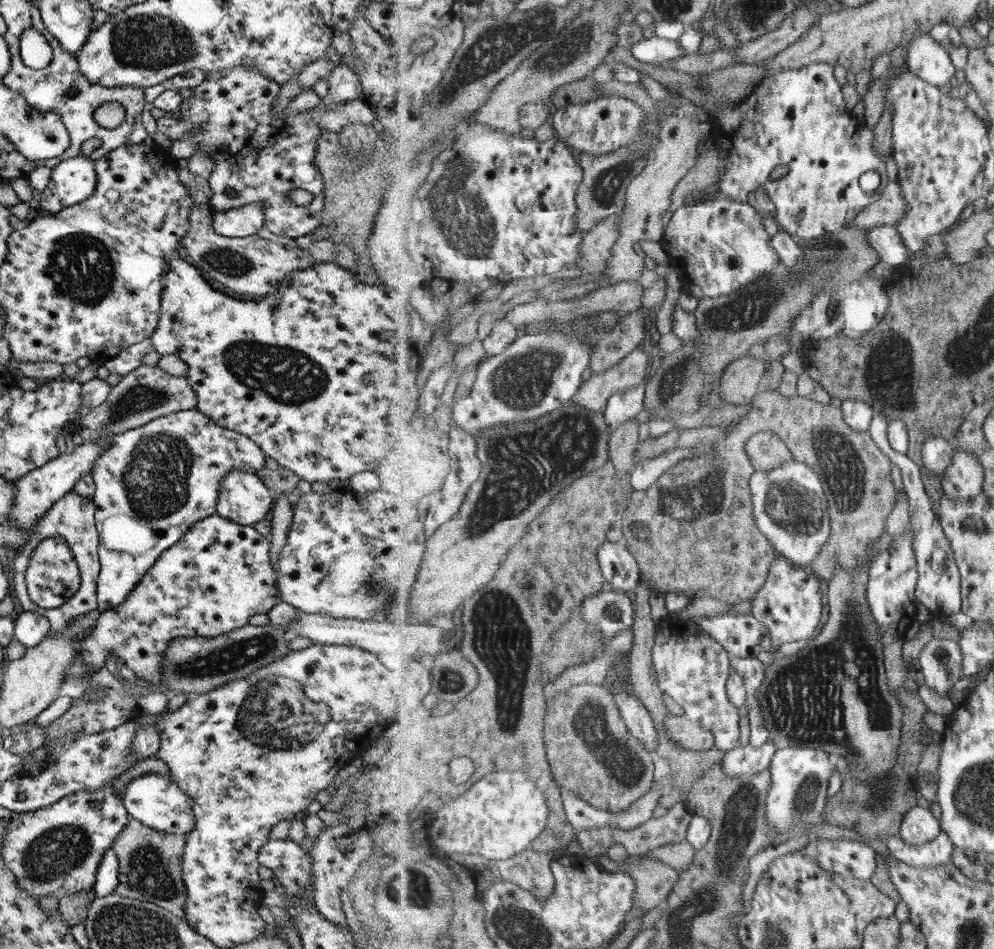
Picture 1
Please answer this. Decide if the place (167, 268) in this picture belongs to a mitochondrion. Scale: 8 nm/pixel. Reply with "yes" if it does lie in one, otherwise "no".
no

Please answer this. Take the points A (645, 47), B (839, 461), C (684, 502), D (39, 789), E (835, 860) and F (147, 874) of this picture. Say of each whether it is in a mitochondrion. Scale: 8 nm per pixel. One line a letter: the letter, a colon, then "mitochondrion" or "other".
A: other
B: mitochondrion
C: mitochondrion
D: other
E: other
F: mitochondrion

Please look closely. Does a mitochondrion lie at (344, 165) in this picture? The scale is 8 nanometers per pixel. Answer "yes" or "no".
yes

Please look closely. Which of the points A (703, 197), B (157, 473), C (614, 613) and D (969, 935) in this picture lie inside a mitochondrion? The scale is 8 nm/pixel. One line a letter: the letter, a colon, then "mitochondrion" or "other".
A: other
B: mitochondrion
C: mitochondrion
D: mitochondrion

